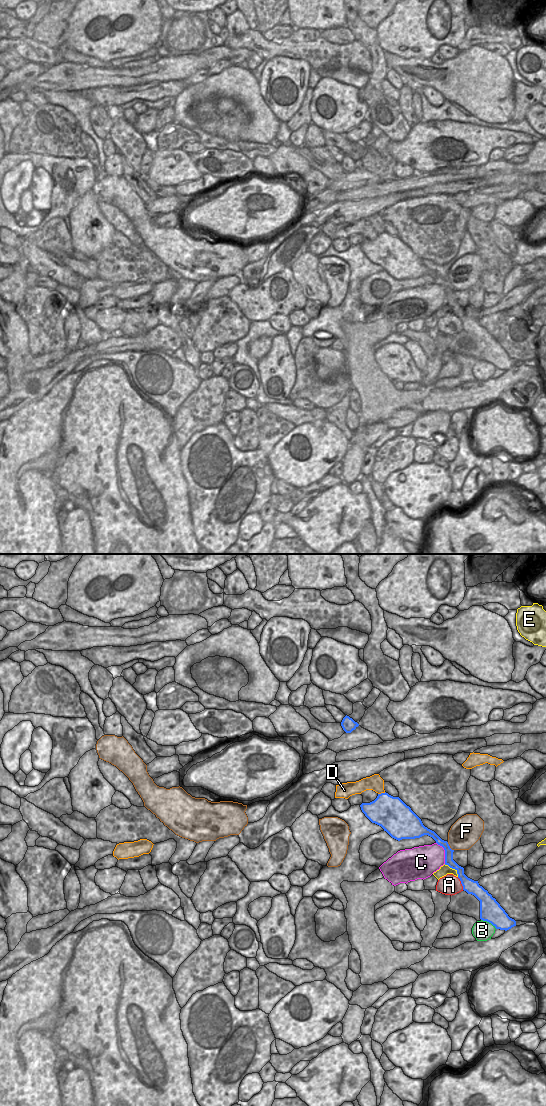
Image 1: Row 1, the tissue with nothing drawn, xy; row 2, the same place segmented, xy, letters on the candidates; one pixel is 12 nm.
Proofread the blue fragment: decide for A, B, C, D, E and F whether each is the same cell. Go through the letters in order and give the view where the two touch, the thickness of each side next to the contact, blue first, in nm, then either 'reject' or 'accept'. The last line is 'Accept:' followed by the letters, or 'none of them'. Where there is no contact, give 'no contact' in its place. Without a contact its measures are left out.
A: meets blue in xy; 170 nm thick on the blue side, 240 nm on the other; reject
B: meets blue in xy; 260 nm thick on the blue side, 240 nm on the other; reject
C: meets blue in xy; 110 nm thick on the blue side, 340 nm on the other; reject
D: meets blue in xy; 400 nm thick on the blue side, 190 nm on the other; reject
E: meets blue in xy; 140 nm thick on the blue side, 120 nm on the other; reject
F: meets blue in xy; 110 nm thick on the blue side, 360 nm on the other; reject
Accept: none of them

